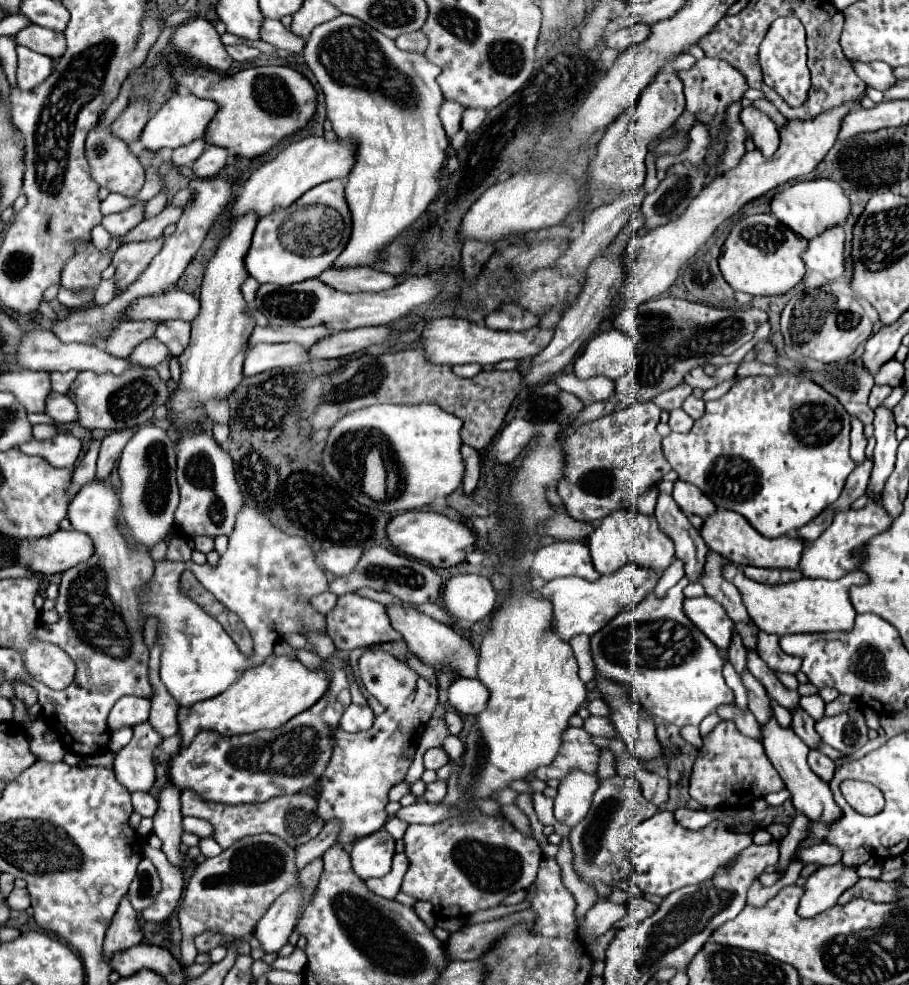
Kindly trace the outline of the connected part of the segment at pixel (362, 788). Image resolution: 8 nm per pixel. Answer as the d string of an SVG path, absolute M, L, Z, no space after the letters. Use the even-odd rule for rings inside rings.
M365 648L363 656L359 658L359 674L367 690L371 690L371 696L385 706L385 712L375 716L375 722L367 732L347 734L341 728L333 732L335 746L333 756L321 776L317 814L325 822L335 818L341 820L343 828L337 840L341 846L347 846L385 826L389 788L405 780L421 732L425 730L425 724L431 720L437 706L437 688L381 648Z

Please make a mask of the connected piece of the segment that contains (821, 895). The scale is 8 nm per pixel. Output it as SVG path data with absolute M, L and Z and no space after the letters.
M843 864L819 866L803 884L803 896L799 902L799 916L811 918L837 904L837 898L857 882L855 868L843 868Z

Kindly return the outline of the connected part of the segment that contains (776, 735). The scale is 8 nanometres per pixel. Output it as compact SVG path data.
M770 699L770 701L775 716L771 716L765 724L761 724L761 744L763 744L765 754L769 756L771 764L775 766L779 776L783 778L787 790L791 792L793 806L797 810L805 812L807 818L815 820L815 822L833 822L833 820L837 820L841 816L841 810L837 808L837 804L833 800L829 784L819 780L819 776L815 776L815 772L811 772L811 768L807 764L809 748L807 748L807 744L803 744L803 740L799 740L799 736L795 736L795 732L791 732L791 712L779 705L775 700Z

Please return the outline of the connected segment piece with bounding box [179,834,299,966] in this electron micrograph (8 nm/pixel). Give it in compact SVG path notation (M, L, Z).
M255 834L245 836L243 840L237 840L231 848L223 850L215 858L207 858L201 862L193 876L189 878L189 884L185 888L185 900L179 908L179 922L181 922L181 957L183 966L190 966L195 962L198 951L194 945L197 934L203 934L207 930L219 932L233 938L247 938L255 930L259 918L267 912L267 908L287 890L299 886L299 870L295 868L295 846L287 844L285 840L279 840L279 836L271 834Z

